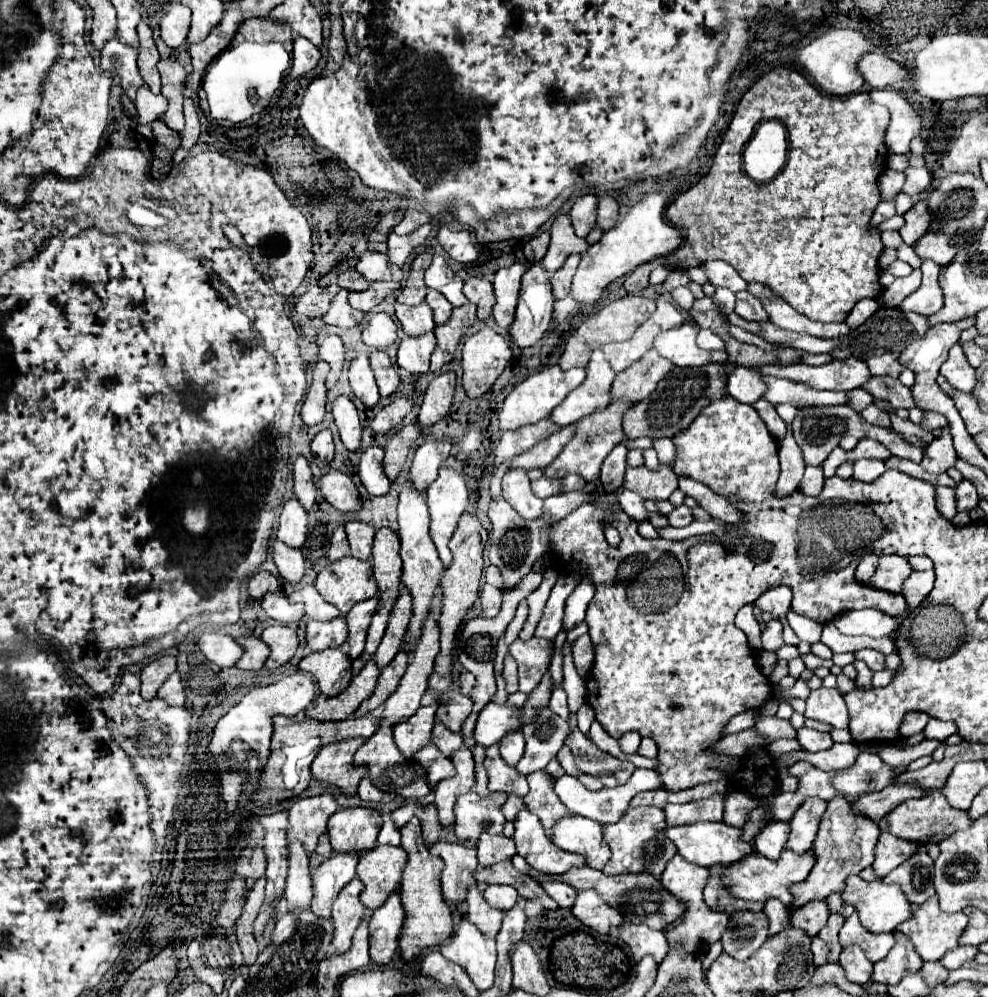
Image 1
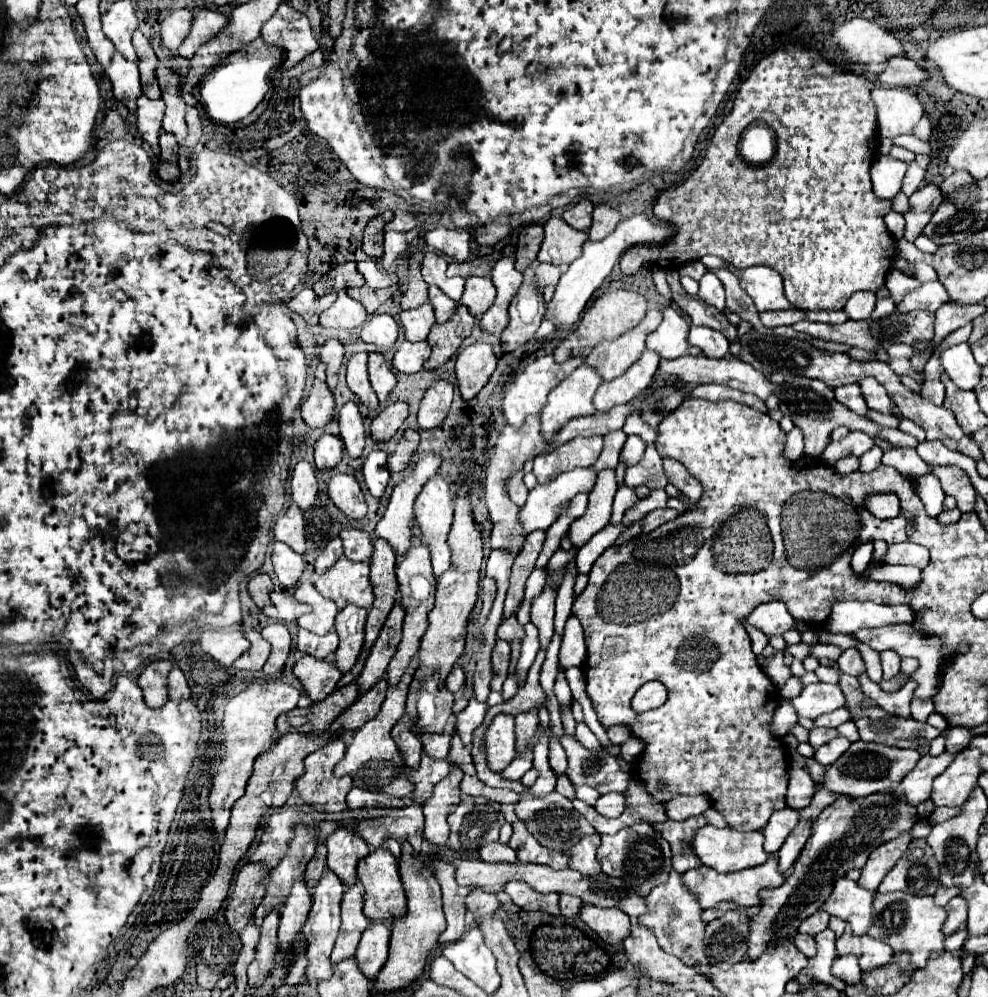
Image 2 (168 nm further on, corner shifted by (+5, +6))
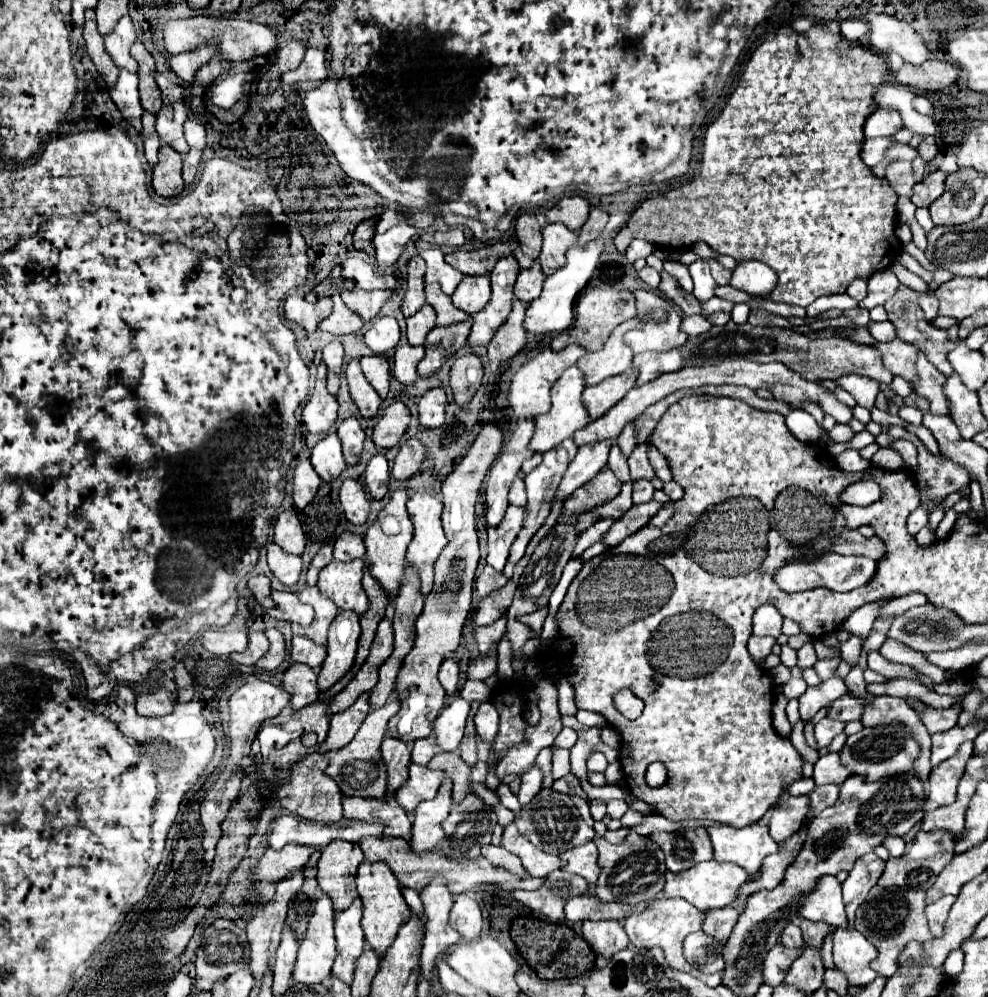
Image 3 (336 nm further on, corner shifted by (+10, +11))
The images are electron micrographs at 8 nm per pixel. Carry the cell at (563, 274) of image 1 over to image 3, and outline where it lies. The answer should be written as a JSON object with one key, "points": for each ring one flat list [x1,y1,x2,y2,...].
{"points":[[536,260,532,268,528,270,520,270,516,286,514,286,514,296,526,304,530,304,534,298,540,296,542,292,542,282,544,282,544,274,540,270,540,262]]}

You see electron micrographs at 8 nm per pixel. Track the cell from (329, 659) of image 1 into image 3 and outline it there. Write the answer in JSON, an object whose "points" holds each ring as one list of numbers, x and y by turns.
{"points":[[292,664,282,678,282,688,292,696,290,706,292,710,300,710,318,700,316,690,316,674,312,668,302,664]]}

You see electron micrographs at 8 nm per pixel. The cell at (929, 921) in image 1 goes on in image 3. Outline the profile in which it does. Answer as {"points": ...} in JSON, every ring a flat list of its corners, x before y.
{"points":[[874,886,870,890,868,898,856,910,856,930,860,930,878,950,876,960,872,960,872,970,876,970,878,974,886,978,894,976,898,970,896,960,910,940,928,942,934,938,928,928,924,908,926,908,924,892,900,890,900,888,880,888,880,886]]}

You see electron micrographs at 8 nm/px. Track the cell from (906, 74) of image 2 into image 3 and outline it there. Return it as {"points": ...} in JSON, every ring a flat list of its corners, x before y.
{"points":[[928,60,922,66,906,64,902,70,896,72,896,82,926,92,938,92,950,88,958,78,960,78,960,70,942,60]]}

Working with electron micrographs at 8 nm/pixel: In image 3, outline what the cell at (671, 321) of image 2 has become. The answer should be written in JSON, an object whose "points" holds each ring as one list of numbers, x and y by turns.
{"points":[[636,290,634,292,636,296,636,318,642,320,642,328,638,330,630,330,626,336,624,336,624,342,634,350,634,354,642,354,646,350,656,350,656,352,664,352,664,350,672,350,672,348,678,348,686,342,686,334,680,330,680,322,682,322,682,312,678,310,676,304,672,304,670,300,658,296,656,292,652,290]]}

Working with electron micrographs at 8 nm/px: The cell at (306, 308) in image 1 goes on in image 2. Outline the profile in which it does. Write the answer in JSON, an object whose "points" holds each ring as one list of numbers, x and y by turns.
{"points":[[303,289,303,291,299,291,299,293,287,303,287,307,289,307,291,311,299,313,307,323,317,325,319,313,325,311,335,299,337,299,337,293,325,293,323,297,317,297,317,295,313,293,313,289]]}

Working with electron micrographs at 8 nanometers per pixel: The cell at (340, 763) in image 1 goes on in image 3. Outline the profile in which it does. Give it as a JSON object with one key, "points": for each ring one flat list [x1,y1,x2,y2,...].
{"points":[[310,754,302,762,298,762,292,768,292,774,288,782,276,792,276,800,282,808,290,810,294,816,306,818,306,820,320,820,324,824,338,822,342,818,342,794,336,782,324,774,328,766,328,754]]}

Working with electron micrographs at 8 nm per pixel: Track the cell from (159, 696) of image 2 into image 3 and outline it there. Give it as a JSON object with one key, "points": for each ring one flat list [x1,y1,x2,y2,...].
{"points":[[162,676,162,686,154,692,148,694,138,694,136,696,136,710,140,716,166,716,174,710,174,696,178,700,178,690,174,680,168,676]]}

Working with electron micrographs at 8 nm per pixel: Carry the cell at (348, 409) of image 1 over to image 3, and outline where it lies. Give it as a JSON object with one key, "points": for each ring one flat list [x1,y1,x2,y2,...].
{"points":[[348,416,338,426,338,438,342,442,342,454,344,454,346,464,350,464,350,466,358,464,360,454,362,454,362,446,364,446,364,430,354,416]]}

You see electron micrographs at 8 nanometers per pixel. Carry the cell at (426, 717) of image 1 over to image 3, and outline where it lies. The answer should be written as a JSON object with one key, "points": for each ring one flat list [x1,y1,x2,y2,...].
{"points":[[388,736,382,742,382,758,384,758,386,770,388,770,388,790,386,790,386,796,390,796,396,790,400,790,400,786,404,786,404,782,408,780,410,746,404,744,398,738]]}

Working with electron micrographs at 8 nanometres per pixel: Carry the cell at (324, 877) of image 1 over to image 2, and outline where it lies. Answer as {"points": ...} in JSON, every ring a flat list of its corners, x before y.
{"points":[[325,869,323,877,319,879,319,883,313,887,311,893,313,893,313,907,311,907,311,913,303,927,305,939,309,943,309,949,307,949,309,967,307,967,305,975,309,981,319,981,319,979,329,979,333,975,329,955,331,955,331,949,333,949,337,933,339,933,339,903,345,893,345,885,341,883,341,879,337,879,337,875,333,875,333,871]]}

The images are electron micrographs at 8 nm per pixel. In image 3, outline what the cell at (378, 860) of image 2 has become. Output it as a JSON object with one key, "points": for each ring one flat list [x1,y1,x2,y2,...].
{"points":[[362,862,358,868,358,874,356,874,356,888,358,888,358,896,362,898,362,904,364,904,362,928,366,934,366,942,382,958,386,954,386,950,392,946,400,926,404,926,408,922,408,918,412,916,410,908,402,898,396,876,384,862,376,862,376,864]]}

